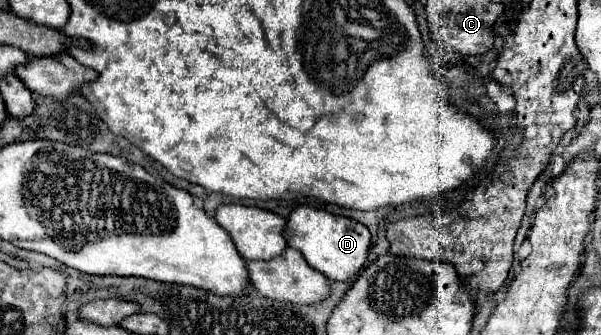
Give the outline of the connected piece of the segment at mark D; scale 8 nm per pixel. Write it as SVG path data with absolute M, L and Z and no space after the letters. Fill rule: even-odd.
M297 207L285 225L285 239L289 247L303 253L305 261L319 273L323 273L329 281L349 281L359 269L367 263L371 233L359 221L333 215L325 209L315 207Z

